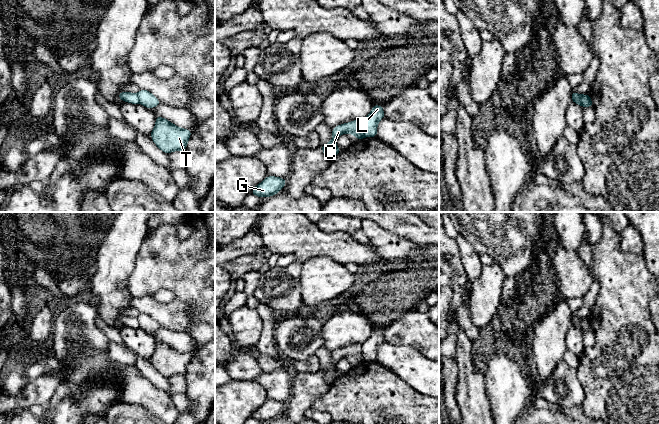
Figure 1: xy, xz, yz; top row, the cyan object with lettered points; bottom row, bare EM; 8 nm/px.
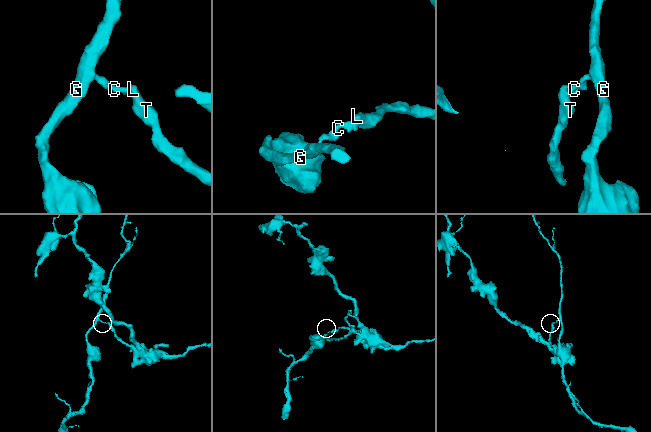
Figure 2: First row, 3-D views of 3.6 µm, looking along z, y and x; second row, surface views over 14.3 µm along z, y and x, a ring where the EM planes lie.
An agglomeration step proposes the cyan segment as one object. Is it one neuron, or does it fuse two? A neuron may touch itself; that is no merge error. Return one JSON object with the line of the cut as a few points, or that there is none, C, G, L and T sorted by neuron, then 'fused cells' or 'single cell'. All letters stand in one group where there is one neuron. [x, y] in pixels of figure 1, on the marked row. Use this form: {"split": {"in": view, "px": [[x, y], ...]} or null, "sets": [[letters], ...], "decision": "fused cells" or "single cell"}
{"split": {"in": "xz", "px": [[361, 120], [364, 136]]}, "sets": [["C", "G"], ["L", "T"]], "decision": "fused cells"}

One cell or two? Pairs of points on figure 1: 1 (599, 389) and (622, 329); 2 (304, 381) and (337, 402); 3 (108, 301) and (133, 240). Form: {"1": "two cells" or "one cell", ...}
{"1": "one cell", "2": "two cells", "3": "one cell"}

